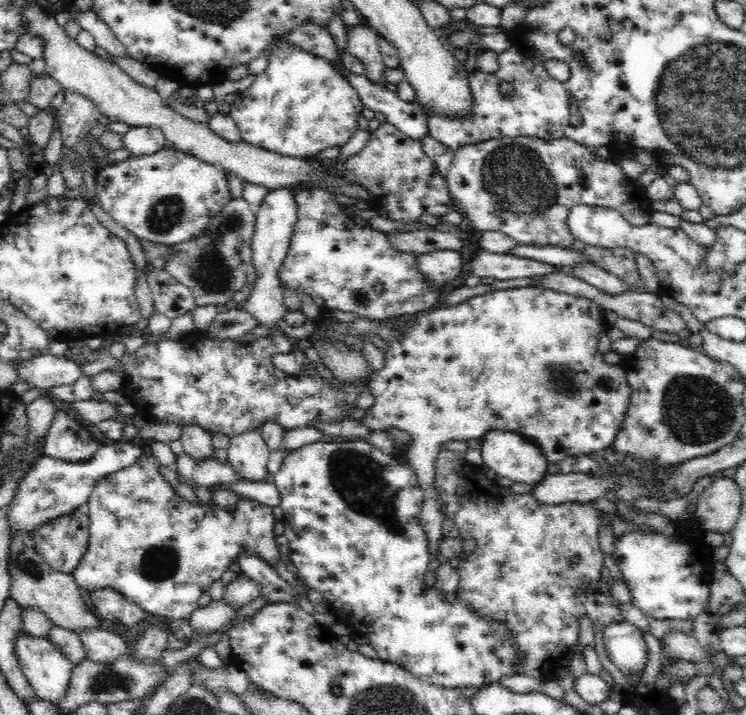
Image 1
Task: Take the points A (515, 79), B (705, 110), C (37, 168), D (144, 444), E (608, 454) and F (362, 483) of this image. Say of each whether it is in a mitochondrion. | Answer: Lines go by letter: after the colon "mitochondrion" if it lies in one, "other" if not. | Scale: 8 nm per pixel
A: other
B: mitochondrion
C: other
D: other
E: other
F: mitochondrion

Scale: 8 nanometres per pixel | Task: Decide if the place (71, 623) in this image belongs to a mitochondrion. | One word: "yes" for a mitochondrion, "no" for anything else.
no

